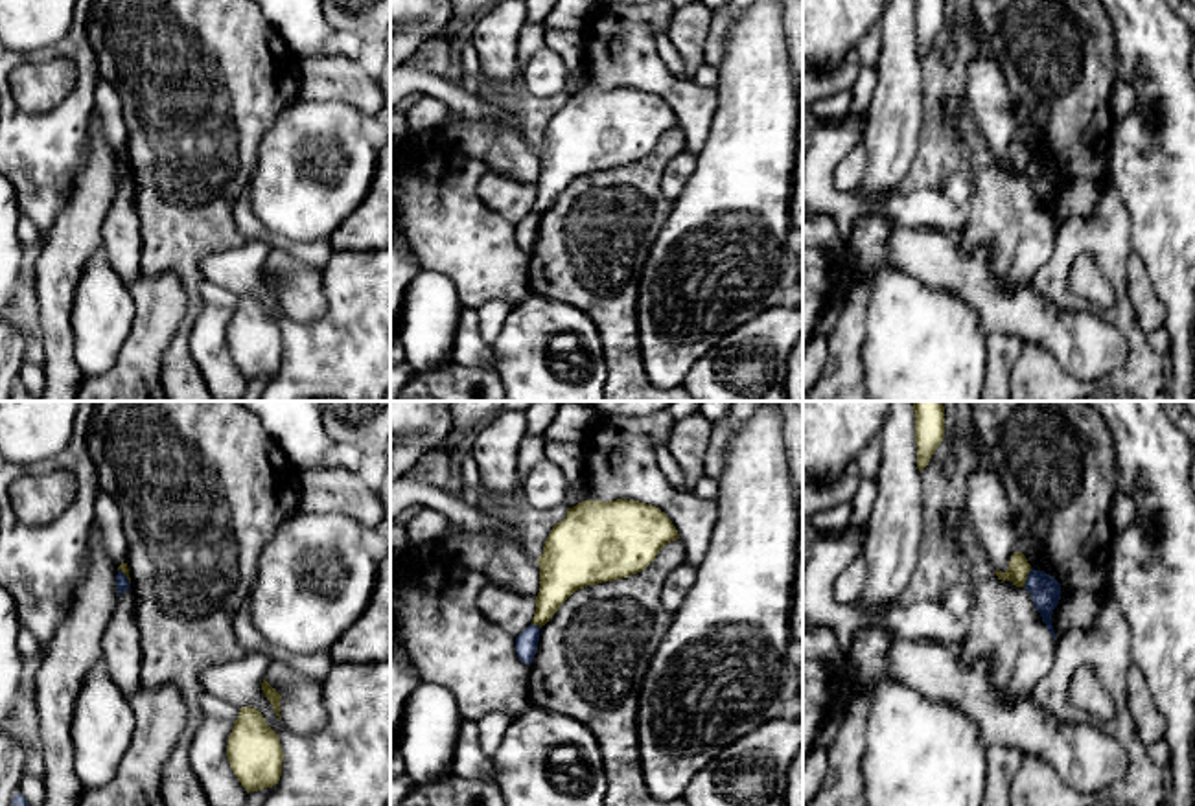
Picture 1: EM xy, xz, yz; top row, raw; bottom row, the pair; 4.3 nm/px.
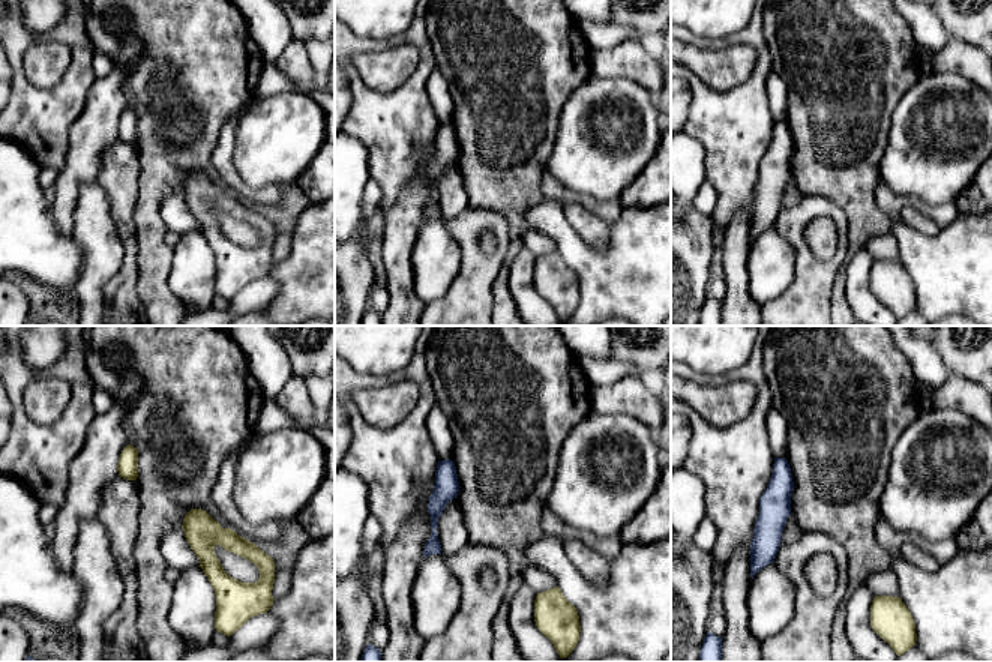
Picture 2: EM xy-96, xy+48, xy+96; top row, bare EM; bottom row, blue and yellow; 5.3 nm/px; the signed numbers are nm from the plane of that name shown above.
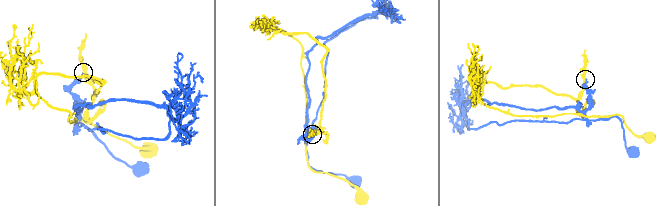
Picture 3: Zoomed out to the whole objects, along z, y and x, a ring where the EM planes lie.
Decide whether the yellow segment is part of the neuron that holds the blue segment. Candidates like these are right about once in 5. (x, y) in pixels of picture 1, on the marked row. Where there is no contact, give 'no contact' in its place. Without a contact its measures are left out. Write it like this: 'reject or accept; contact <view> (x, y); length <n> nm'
reject; contact yz (1028, 578); length 90 nm

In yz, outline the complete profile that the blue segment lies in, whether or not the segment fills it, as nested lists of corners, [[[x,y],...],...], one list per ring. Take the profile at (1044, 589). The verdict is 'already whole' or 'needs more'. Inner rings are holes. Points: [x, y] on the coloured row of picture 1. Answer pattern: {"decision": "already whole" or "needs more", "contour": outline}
{"decision": "already whole", "contour": [[[1031,569],[1024,587],[1031,593],[1033,604],[1040,613],[1042,622],[1057,640],[1051,626],[1051,615],[1061,600],[1061,583],[1044,570]]]}

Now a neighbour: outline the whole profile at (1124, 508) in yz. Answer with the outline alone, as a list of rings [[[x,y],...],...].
[[[1116,489],[1112,495],[1112,506],[1110,506],[1110,524],[1114,535],[1121,534],[1125,528],[1132,524],[1136,519],[1138,504],[1134,497],[1127,495],[1121,489]]]

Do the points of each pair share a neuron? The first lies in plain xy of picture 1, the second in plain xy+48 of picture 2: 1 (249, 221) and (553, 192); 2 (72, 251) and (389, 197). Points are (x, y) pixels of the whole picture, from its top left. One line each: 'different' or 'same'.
1: same
2: different

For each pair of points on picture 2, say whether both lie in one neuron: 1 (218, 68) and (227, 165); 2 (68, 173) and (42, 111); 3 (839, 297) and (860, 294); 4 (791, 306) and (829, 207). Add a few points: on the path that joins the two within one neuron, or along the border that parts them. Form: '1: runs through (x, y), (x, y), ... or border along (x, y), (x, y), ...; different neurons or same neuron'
1: border along (248, 102), (224, 125), (210, 159); different neurons
2: border along (71, 129), (66, 159), (59, 171); different neurons
3: border along (844, 267), (845, 299), (851, 309); different neurons
4: runs through (803, 278), (803, 252), (799, 245), (800, 222); same neuron

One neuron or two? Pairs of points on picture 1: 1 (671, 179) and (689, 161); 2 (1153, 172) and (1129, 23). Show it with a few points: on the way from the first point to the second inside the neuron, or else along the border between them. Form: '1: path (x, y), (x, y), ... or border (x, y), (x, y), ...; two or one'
1: path (674, 175), (685, 164); one
2: path (1168, 135), (1168, 92), (1157, 59); one

